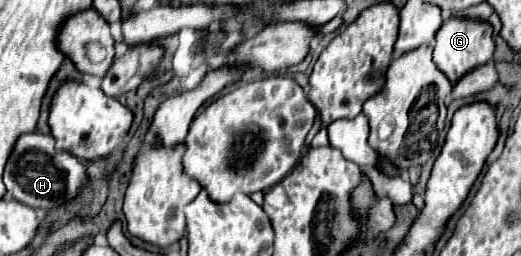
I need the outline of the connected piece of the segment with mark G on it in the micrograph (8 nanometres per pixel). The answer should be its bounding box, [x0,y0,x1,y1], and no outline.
[434,18,494,82]

